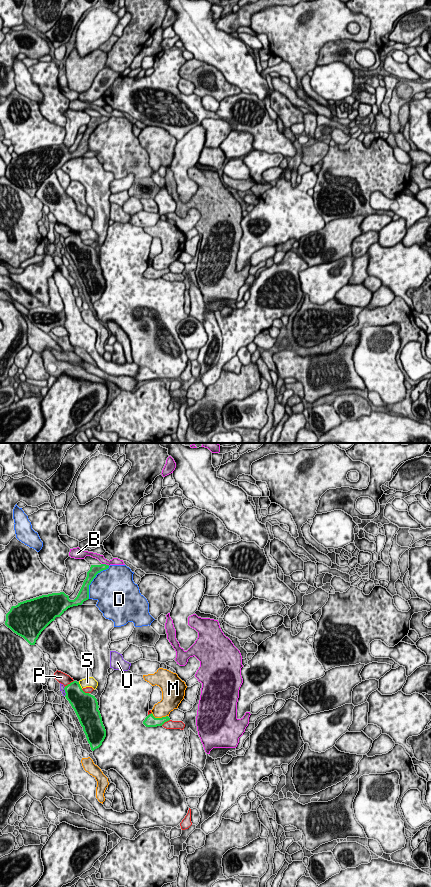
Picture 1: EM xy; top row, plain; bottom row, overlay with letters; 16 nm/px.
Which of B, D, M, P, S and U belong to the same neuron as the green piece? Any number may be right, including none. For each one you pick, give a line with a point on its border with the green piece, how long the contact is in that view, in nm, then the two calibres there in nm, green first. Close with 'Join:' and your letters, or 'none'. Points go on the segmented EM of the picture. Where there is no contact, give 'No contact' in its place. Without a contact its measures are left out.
S: Touches green at xy (79, 685). Shared border 130 nm. Thickness 320 nm (green) against 160 nm
Join: S

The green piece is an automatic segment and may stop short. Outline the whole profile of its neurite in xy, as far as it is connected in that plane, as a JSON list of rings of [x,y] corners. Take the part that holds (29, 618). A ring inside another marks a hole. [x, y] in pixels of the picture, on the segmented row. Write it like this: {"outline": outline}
{"outline": [[[91,565],[87,577],[74,600],[64,592],[42,595],[12,606],[6,614],[5,625],[14,633],[23,637],[30,645],[35,645],[41,632],[56,617],[60,617],[68,608],[82,605],[89,599],[89,585],[98,573],[109,565]]]}

